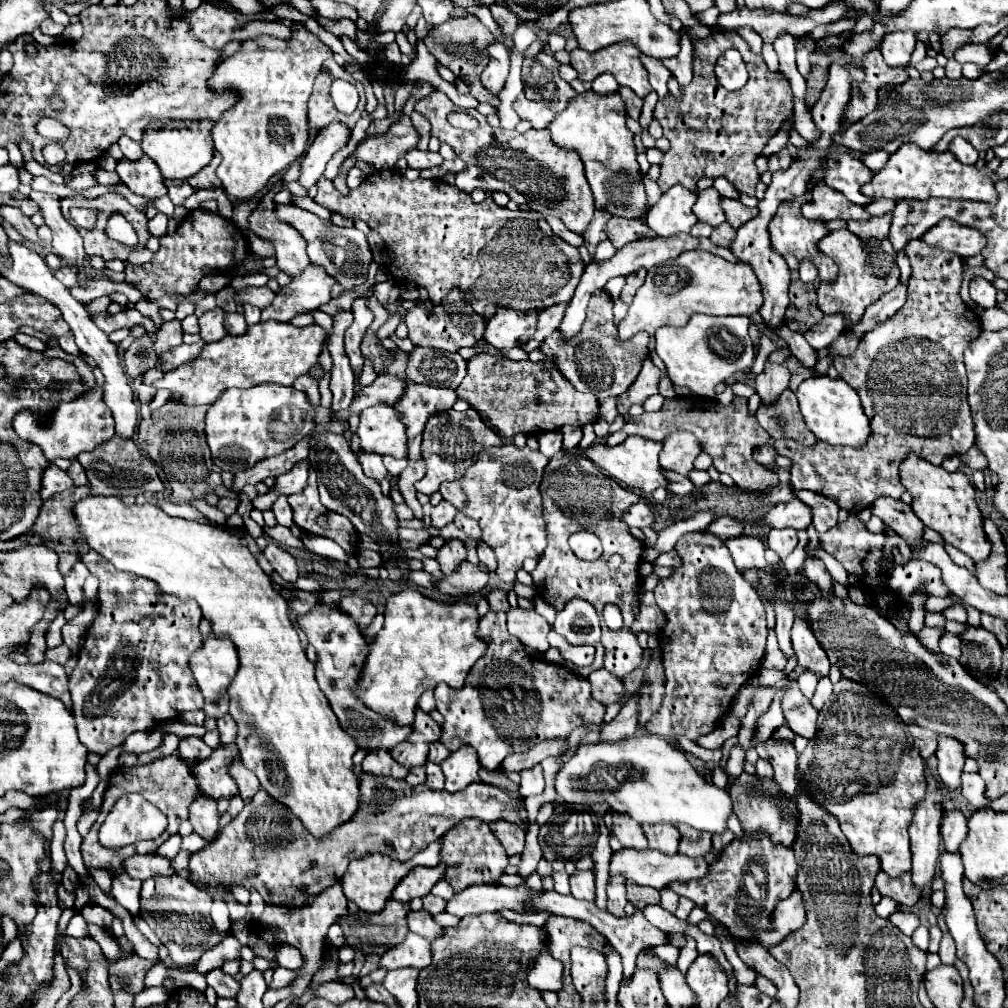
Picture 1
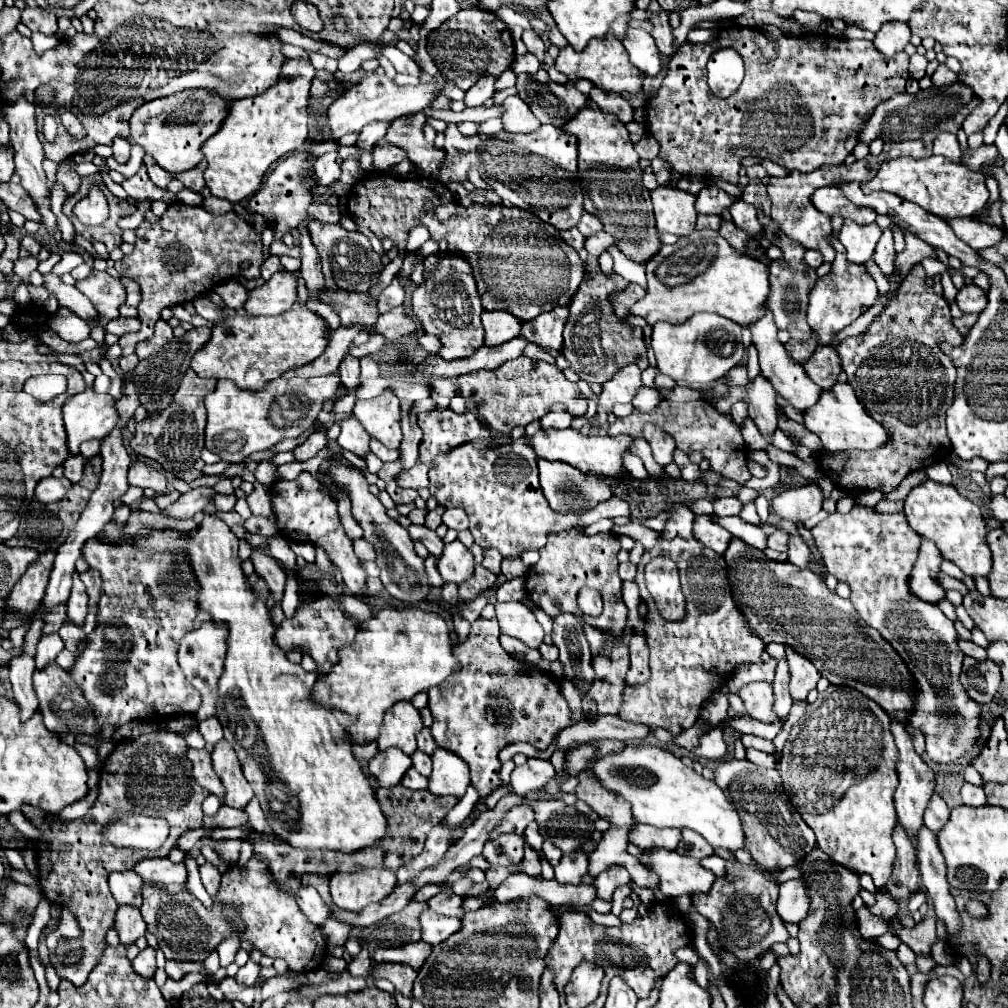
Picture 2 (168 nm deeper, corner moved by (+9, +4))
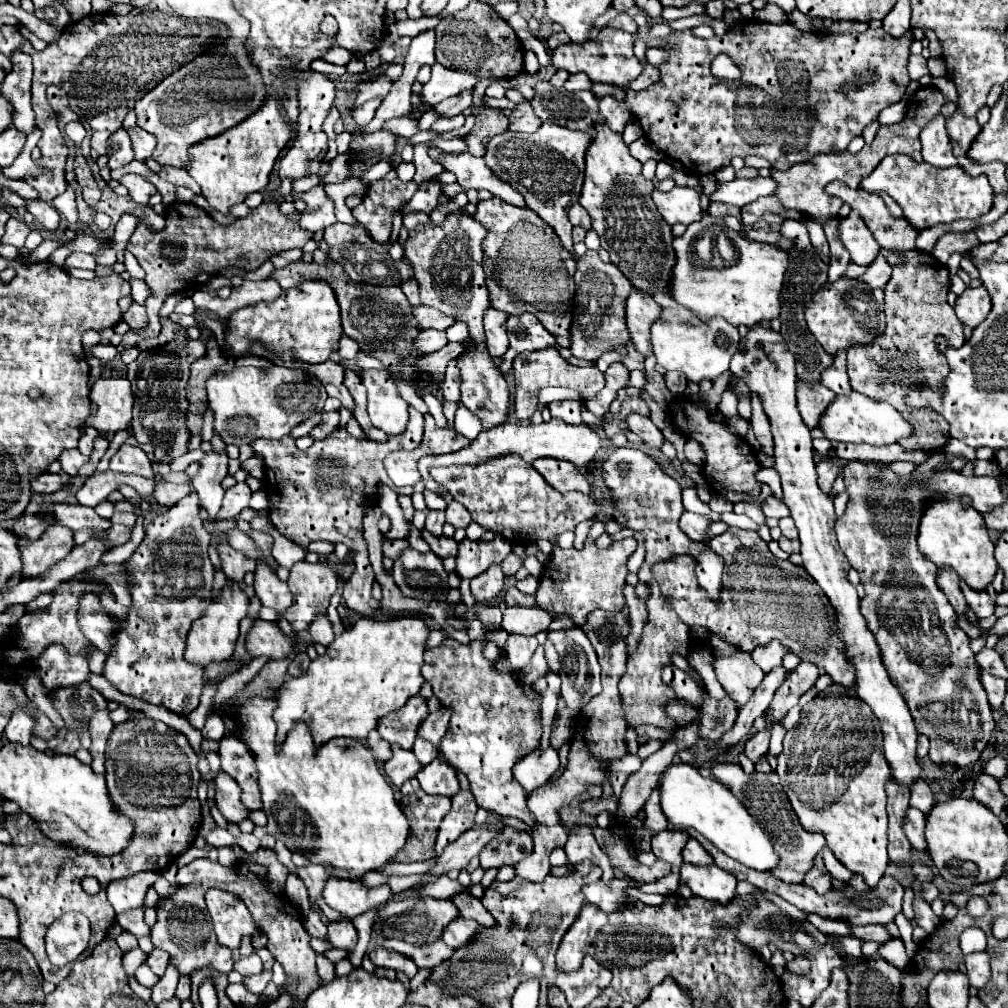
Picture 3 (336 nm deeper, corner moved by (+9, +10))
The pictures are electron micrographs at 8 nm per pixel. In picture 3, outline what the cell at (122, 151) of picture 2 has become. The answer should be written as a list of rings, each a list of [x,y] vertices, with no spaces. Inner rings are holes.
[[[119,129],[109,137],[109,147],[107,147],[107,157],[109,157],[109,167],[117,169],[133,161],[133,149],[131,149],[131,139],[125,129]]]

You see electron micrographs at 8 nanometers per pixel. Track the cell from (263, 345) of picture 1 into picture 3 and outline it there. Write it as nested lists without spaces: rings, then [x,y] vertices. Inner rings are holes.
[[[307,281],[295,289],[285,289],[281,297],[269,305],[257,303],[231,313],[225,321],[225,343],[233,349],[233,359],[247,353],[253,343],[261,343],[267,351],[295,351],[297,359],[307,363],[323,363],[341,339],[341,317],[333,289],[323,281]]]

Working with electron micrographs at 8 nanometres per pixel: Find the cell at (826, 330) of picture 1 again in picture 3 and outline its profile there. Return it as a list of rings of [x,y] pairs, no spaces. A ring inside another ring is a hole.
[[[753,325],[749,335],[741,339],[737,353],[731,359],[731,373],[743,377],[753,393],[757,393],[763,401],[763,409],[771,421],[771,431],[775,439],[775,469],[781,475],[783,485],[783,503],[789,507],[791,517],[795,519],[799,541],[801,541],[801,557],[807,573],[819,583],[823,593],[829,597],[831,605],[839,617],[841,639],[847,643],[847,657],[855,665],[857,671],[857,695],[867,701],[877,715],[885,739],[885,759],[891,765],[893,781],[905,789],[911,789],[915,781],[923,779],[923,769],[917,761],[917,729],[915,721],[909,713],[909,707],[901,693],[891,683],[879,655],[879,647],[875,643],[873,633],[867,629],[863,615],[859,613],[859,595],[855,587],[847,581],[849,563],[835,539],[835,509],[833,501],[827,493],[817,487],[817,473],[813,463],[813,445],[809,427],[803,423],[797,403],[795,403],[795,357],[791,357],[787,345],[783,345],[781,333],[771,329],[763,329]]]

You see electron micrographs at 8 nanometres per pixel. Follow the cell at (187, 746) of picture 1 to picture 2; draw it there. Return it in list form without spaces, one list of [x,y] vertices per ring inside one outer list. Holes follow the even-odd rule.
[[[189,749],[187,757],[193,763],[193,775],[201,787],[205,787],[211,795],[217,795],[221,803],[225,803],[225,789],[223,783],[219,781],[217,773],[213,771],[211,765],[211,755],[207,749]]]

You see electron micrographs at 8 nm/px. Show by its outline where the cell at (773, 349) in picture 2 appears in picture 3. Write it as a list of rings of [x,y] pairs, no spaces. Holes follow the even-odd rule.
[[[797,381],[797,407],[803,417],[803,421],[813,429],[819,423],[821,413],[827,409],[827,405],[835,399],[835,393],[823,385],[803,385],[803,381]]]

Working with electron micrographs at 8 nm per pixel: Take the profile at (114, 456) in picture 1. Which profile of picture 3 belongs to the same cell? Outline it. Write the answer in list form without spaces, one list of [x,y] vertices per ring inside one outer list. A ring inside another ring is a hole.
[[[155,475],[155,479],[157,479],[157,485],[155,485],[153,497],[161,507],[173,507],[179,499],[183,499],[185,495],[192,492],[191,485],[169,483],[163,479],[163,475]]]

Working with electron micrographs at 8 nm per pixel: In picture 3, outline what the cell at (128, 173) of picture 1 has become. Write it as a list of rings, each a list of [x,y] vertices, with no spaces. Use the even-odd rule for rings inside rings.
[[[135,173],[123,175],[123,177],[119,179],[119,183],[129,189],[129,195],[131,195],[133,201],[143,203],[143,205],[147,205],[147,203],[149,203],[149,197],[157,193],[157,187],[155,187],[153,183],[149,183],[145,177],[135,175]]]

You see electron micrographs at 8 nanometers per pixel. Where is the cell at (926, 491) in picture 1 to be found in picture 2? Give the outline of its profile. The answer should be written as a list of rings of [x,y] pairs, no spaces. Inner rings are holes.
[[[925,481],[923,485],[915,487],[905,499],[905,515],[909,527],[933,541],[941,555],[955,563],[967,577],[987,577],[991,573],[991,551],[985,543],[987,527],[981,509],[957,493],[953,485],[941,485],[937,481]]]

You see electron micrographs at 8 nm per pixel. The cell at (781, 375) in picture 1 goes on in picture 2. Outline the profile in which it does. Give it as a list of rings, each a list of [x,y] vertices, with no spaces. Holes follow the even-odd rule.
[[[759,375],[753,383],[749,385],[739,385],[731,387],[727,395],[719,397],[713,405],[721,411],[727,413],[735,401],[745,401],[749,407],[749,417],[755,421],[759,433],[765,437],[769,445],[773,445],[773,433],[777,429],[777,415],[775,415],[775,389],[763,375]]]

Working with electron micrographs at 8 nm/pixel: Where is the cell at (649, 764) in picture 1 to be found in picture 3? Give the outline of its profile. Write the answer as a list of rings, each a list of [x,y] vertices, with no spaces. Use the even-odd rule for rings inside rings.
[[[689,763],[667,765],[667,769],[659,777],[659,795],[661,809],[671,825],[691,827],[699,831],[725,855],[737,859],[739,863],[751,869],[769,871],[777,865],[777,853],[769,837],[763,833],[759,823],[747,813],[747,809],[739,803],[739,799],[719,781],[703,777],[693,765]]]

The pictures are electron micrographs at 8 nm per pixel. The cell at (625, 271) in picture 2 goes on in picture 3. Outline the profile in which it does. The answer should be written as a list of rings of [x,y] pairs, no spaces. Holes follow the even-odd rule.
[[[653,293],[652,297],[663,307],[659,321],[651,327],[651,343],[653,353],[657,357],[657,365],[667,371],[681,371],[693,383],[699,383],[701,379],[713,381],[729,369],[729,361],[739,347],[739,331],[733,325],[729,325],[721,317],[701,321],[683,305],[675,303],[666,293]]]

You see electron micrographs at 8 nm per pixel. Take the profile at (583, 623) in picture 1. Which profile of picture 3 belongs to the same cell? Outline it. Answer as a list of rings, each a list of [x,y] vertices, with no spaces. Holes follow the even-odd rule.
[[[581,627],[573,629],[561,629],[561,631],[549,631],[547,637],[553,641],[557,653],[559,653],[559,663],[561,663],[561,695],[571,709],[581,709],[591,701],[597,693],[601,693],[601,667],[597,663],[595,649],[591,641],[587,641],[587,635],[583,633]]]

